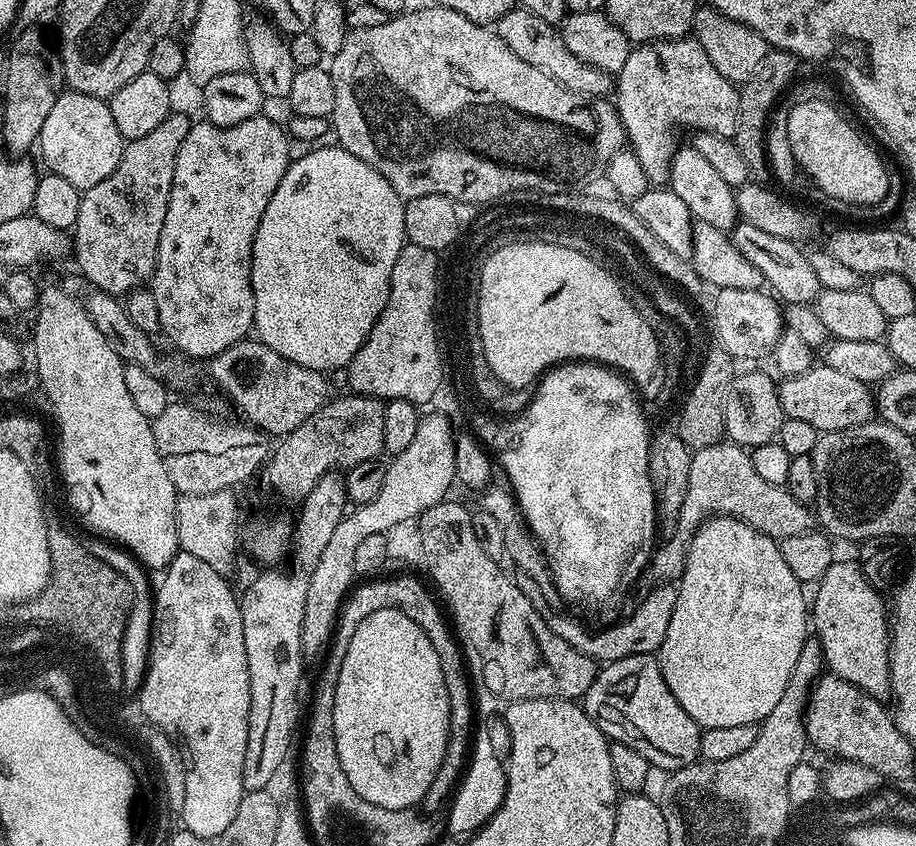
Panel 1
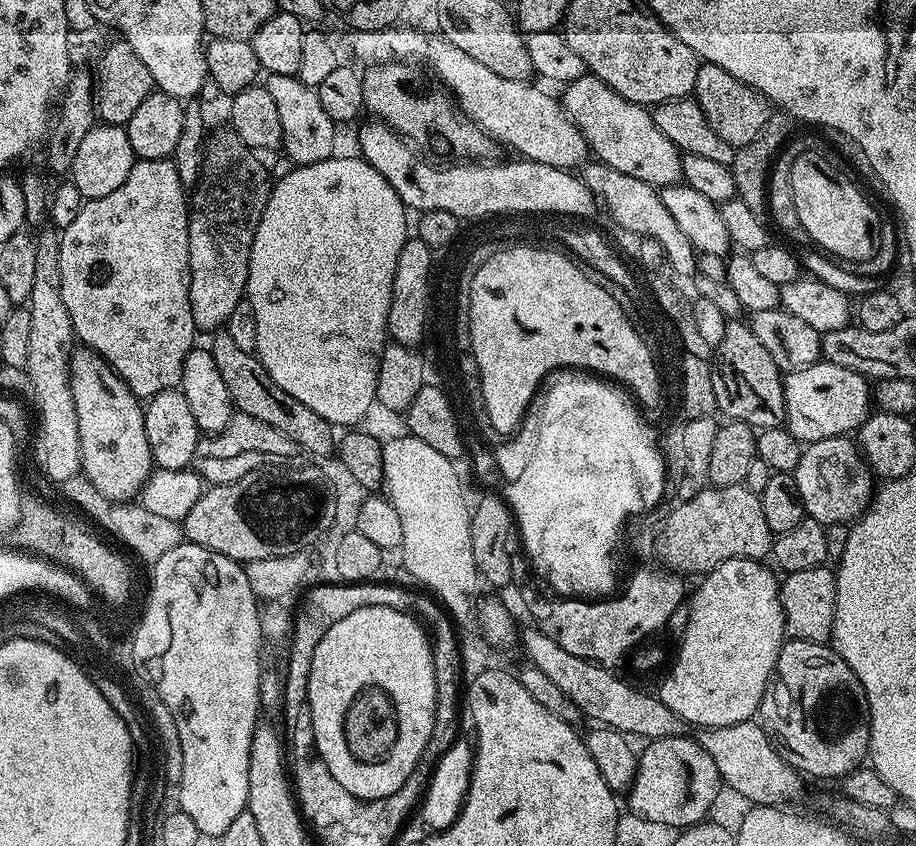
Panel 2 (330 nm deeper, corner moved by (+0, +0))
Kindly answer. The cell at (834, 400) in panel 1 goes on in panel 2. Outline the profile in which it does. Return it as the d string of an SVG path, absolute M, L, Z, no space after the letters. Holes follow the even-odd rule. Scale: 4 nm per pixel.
M729 319L726 334L714 350L720 359L714 368L718 381L718 408L732 422L749 424L753 430L779 428L784 424L784 382L782 369L770 358L762 342L754 338L751 327L743 319Z

